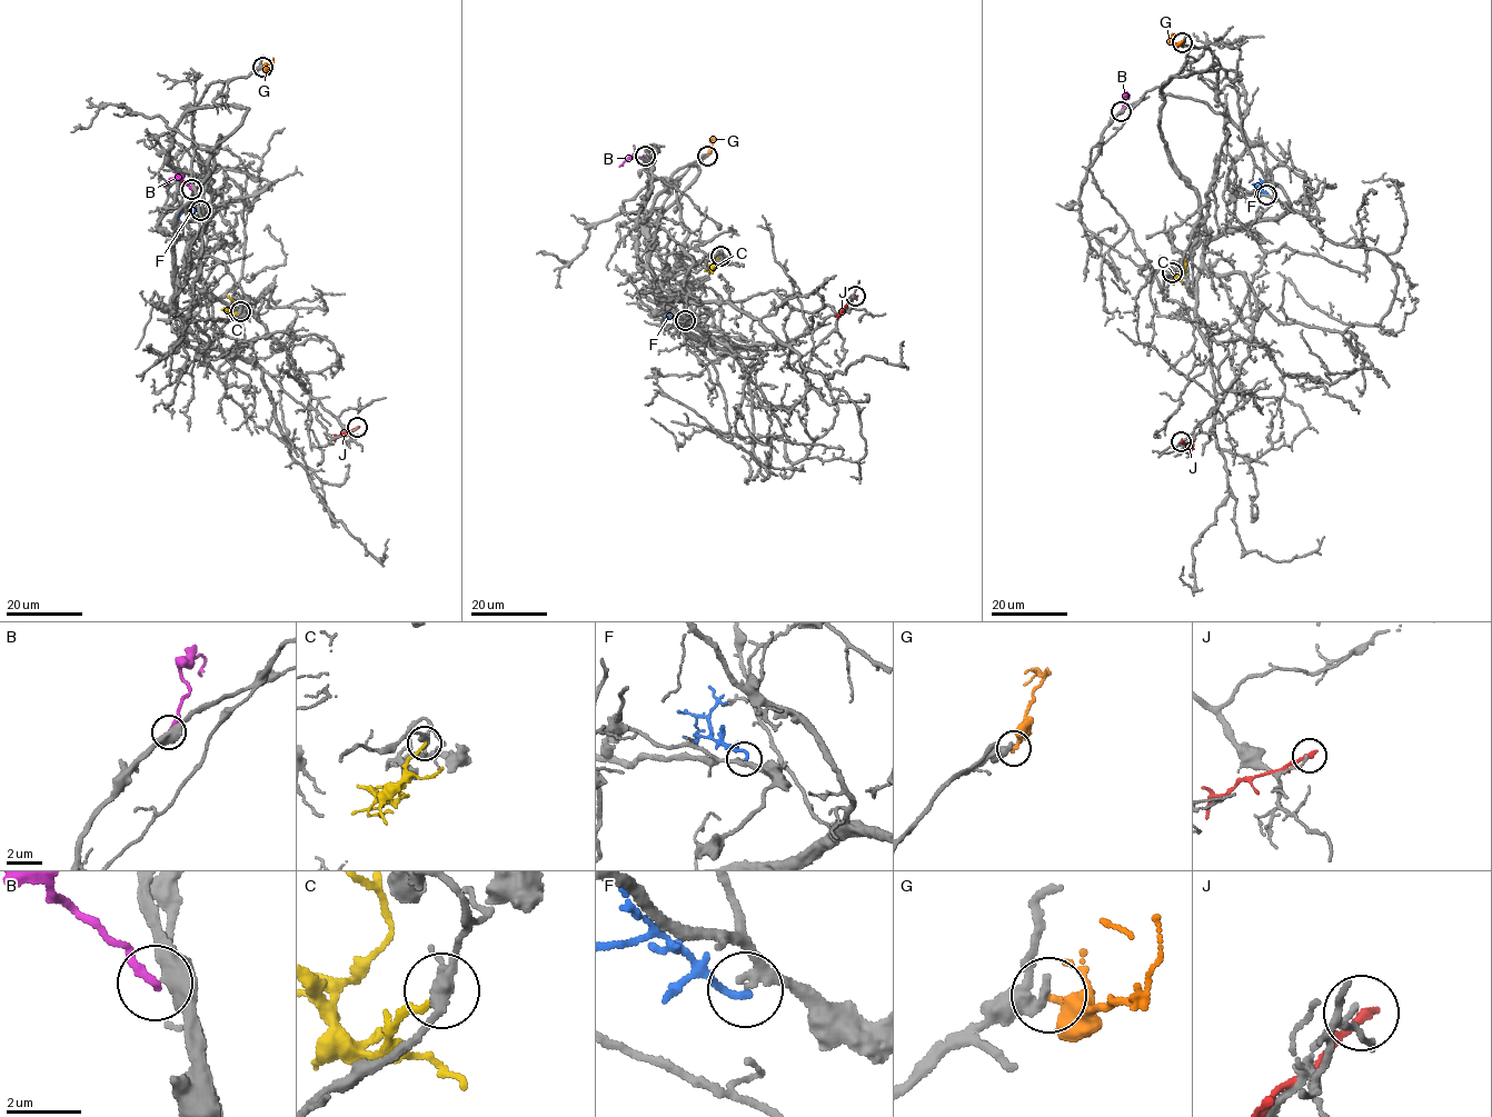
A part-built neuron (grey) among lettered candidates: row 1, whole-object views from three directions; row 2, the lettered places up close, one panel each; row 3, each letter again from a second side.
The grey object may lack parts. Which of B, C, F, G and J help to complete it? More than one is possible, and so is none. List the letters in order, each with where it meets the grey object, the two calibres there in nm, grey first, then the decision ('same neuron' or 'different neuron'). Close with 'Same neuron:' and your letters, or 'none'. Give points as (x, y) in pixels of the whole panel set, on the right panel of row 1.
B: (1121, 111) | 500/220 nm | different neuron
C: (1172, 272) | 240/190 nm | different neuron
F: (1266, 195) | 220/180 nm | different neuron
G: (1182, 42) | 360/240 nm | different neuron
J: (1181, 441) | 120/260 nm | different neuron
Same neuron: none

